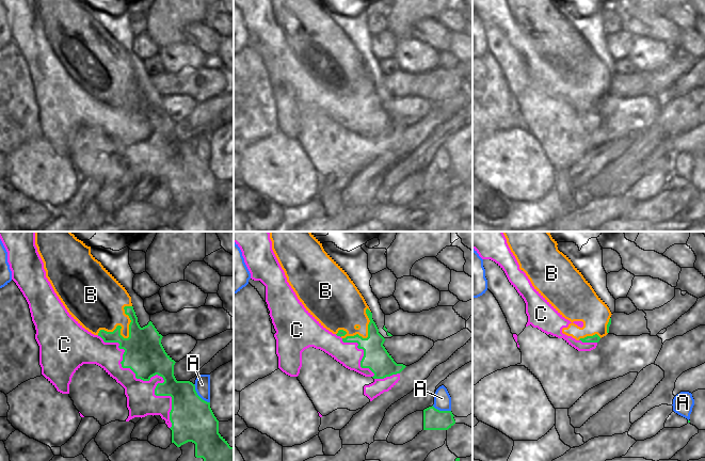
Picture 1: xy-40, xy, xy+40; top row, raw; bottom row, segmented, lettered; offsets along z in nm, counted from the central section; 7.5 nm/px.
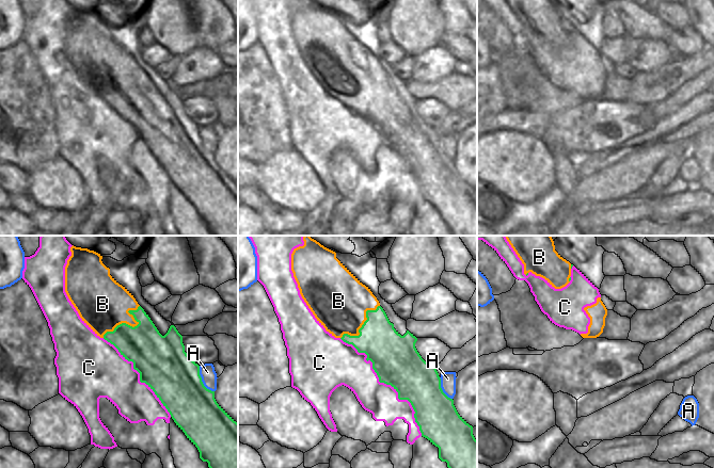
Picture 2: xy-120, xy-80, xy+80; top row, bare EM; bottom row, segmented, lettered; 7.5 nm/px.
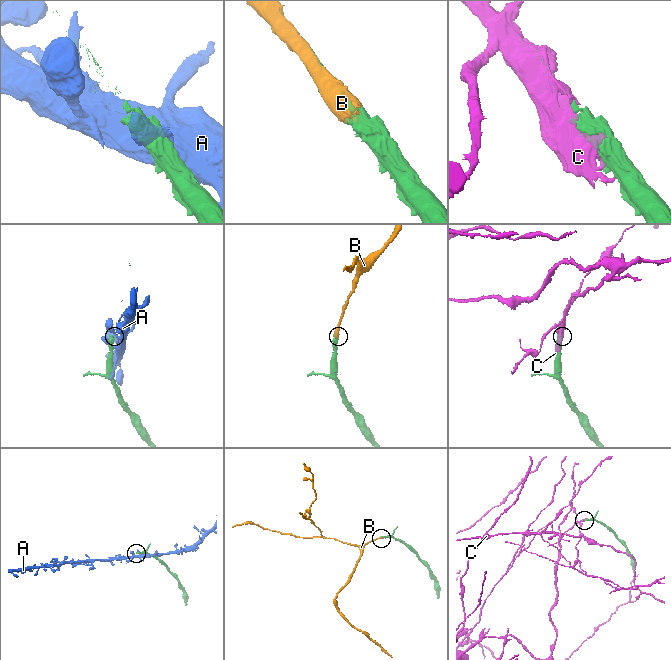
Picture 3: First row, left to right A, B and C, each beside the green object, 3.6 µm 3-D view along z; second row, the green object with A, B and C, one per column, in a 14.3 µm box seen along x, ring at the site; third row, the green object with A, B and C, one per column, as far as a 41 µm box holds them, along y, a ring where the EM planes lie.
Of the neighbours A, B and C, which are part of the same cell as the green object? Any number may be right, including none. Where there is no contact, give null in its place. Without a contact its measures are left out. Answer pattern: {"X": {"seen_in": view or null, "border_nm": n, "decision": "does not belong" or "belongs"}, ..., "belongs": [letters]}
{"A": {"seen_in": "xy-40", "border_nm": 190, "decision": "does not belong"}, "B": {"seen_in": "xy-40", "border_nm": 340, "decision": "belongs"}, "C": {"seen_in": "xy-40", "border_nm": 900, "decision": "does not belong"}, "belongs": ["B"]}

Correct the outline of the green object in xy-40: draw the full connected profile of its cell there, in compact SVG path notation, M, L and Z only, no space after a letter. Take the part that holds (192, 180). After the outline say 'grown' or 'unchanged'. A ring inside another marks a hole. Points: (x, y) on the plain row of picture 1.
M35 0L37 13L44 23L46 38L50 43L54 53L69 74L69 76L85 91L100 97L105 104L118 104L119 110L124 110L123 129L130 129L137 140L149 142L158 136L163 139L163 144L158 144L155 149L156 157L171 157L172 171L170 181L172 184L172 204L177 208L192 203L195 205L195 218L203 219L208 232L234 232L234 208L219 194L219 181L214 177L210 163L203 161L195 152L195 146L190 142L177 142L174 137L175 122L165 113L161 100L162 96L157 92L151 82L141 89L131 64L131 58L125 48L91 15L87 7L79 0Z; grown

